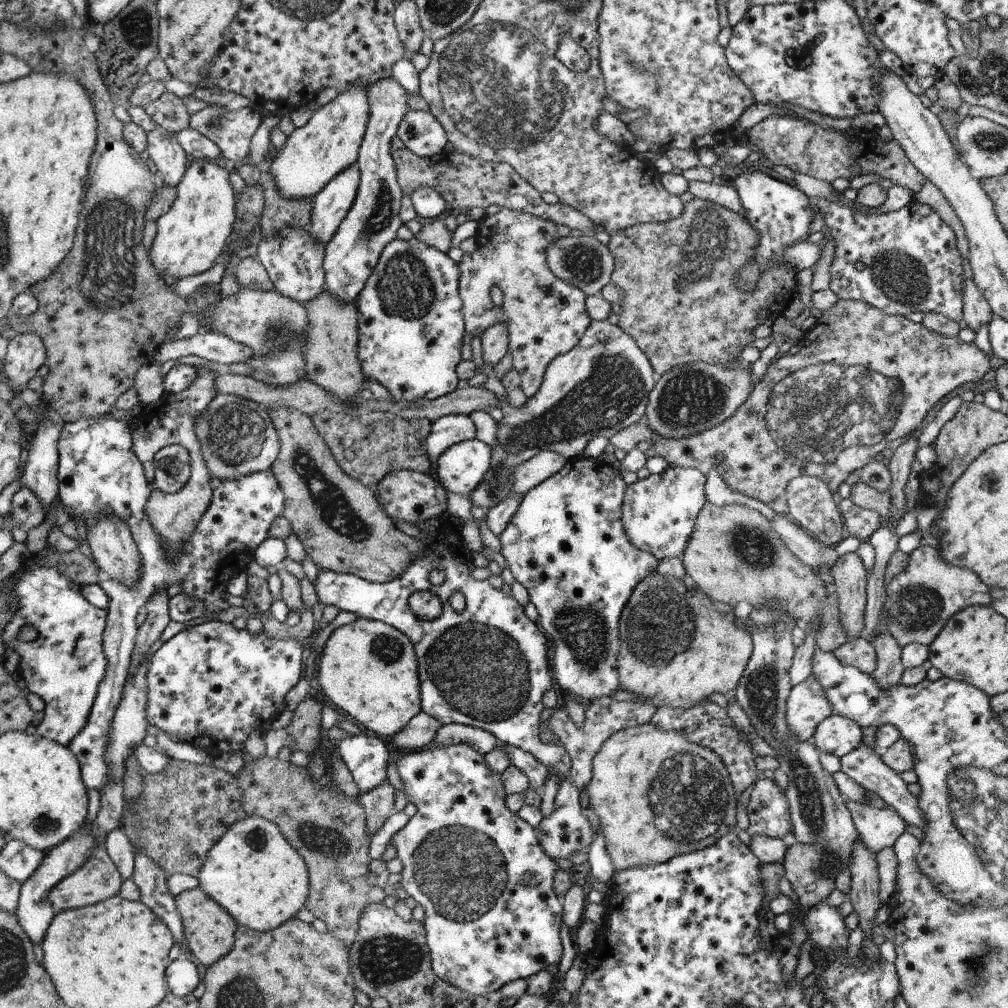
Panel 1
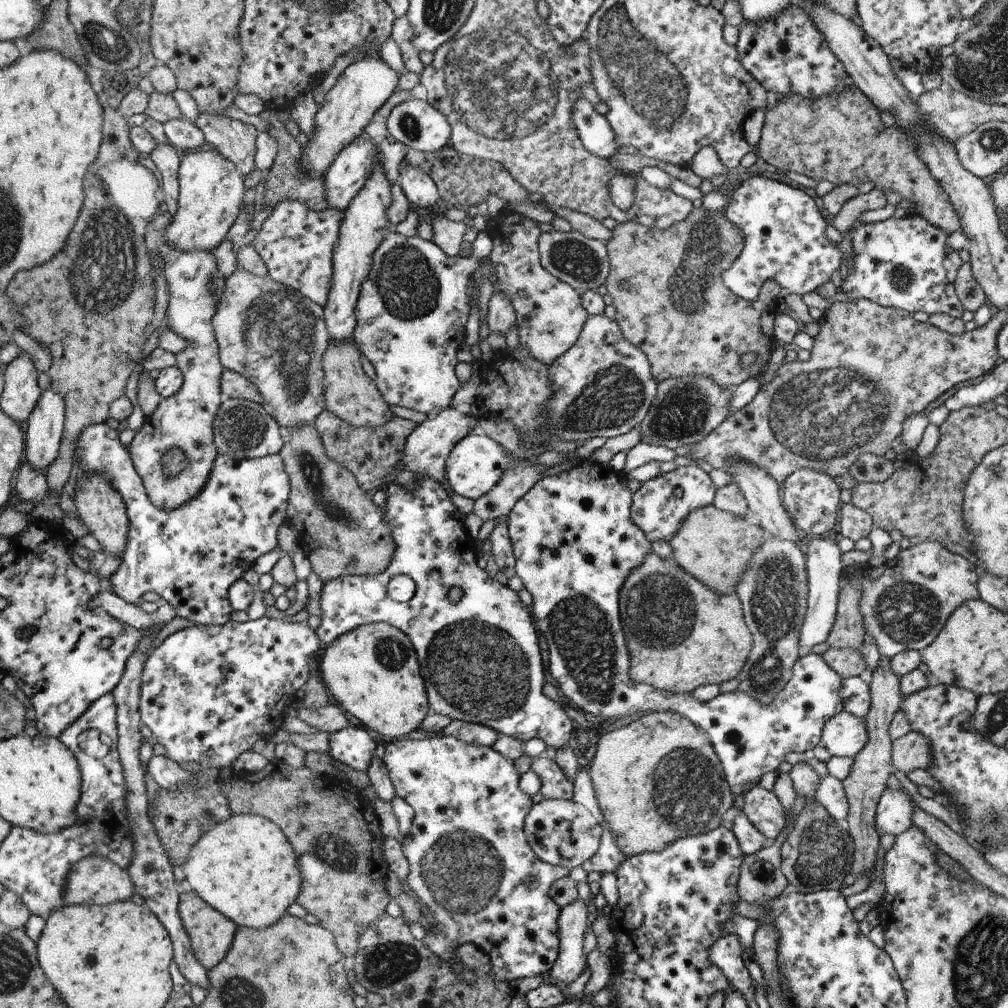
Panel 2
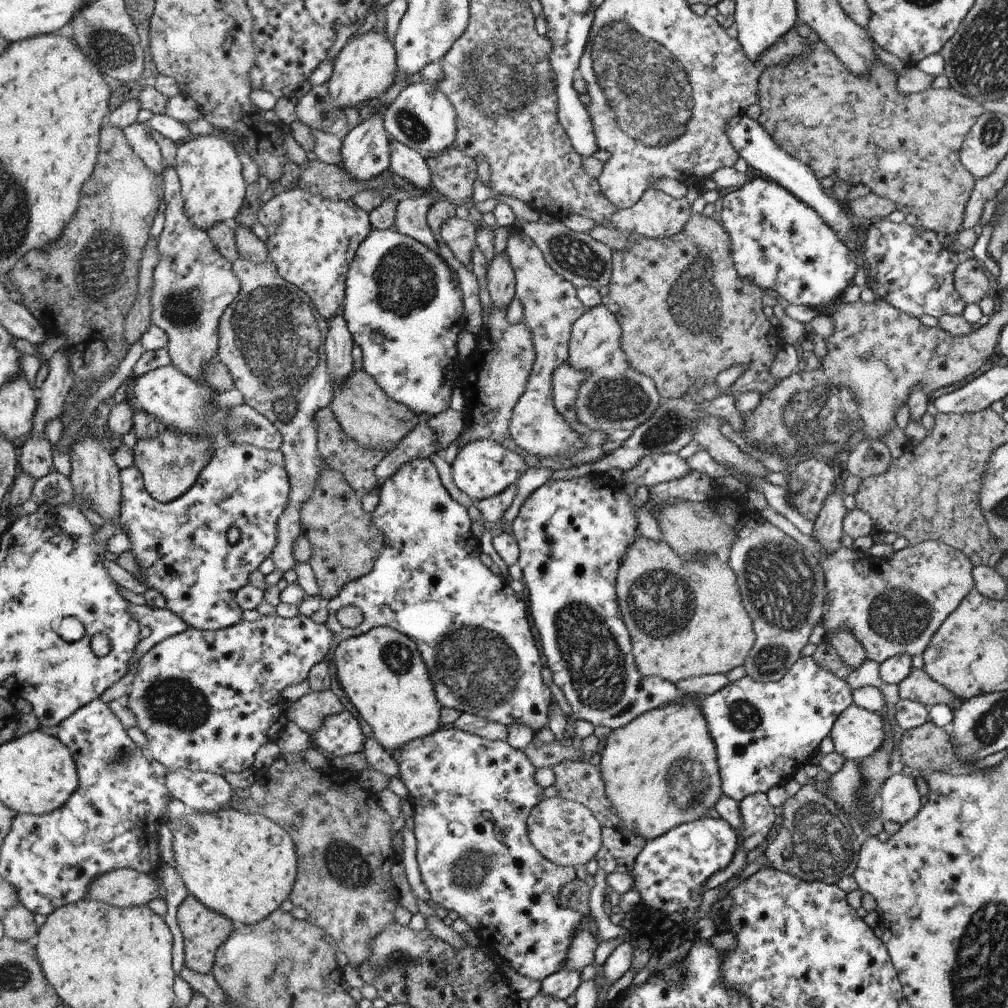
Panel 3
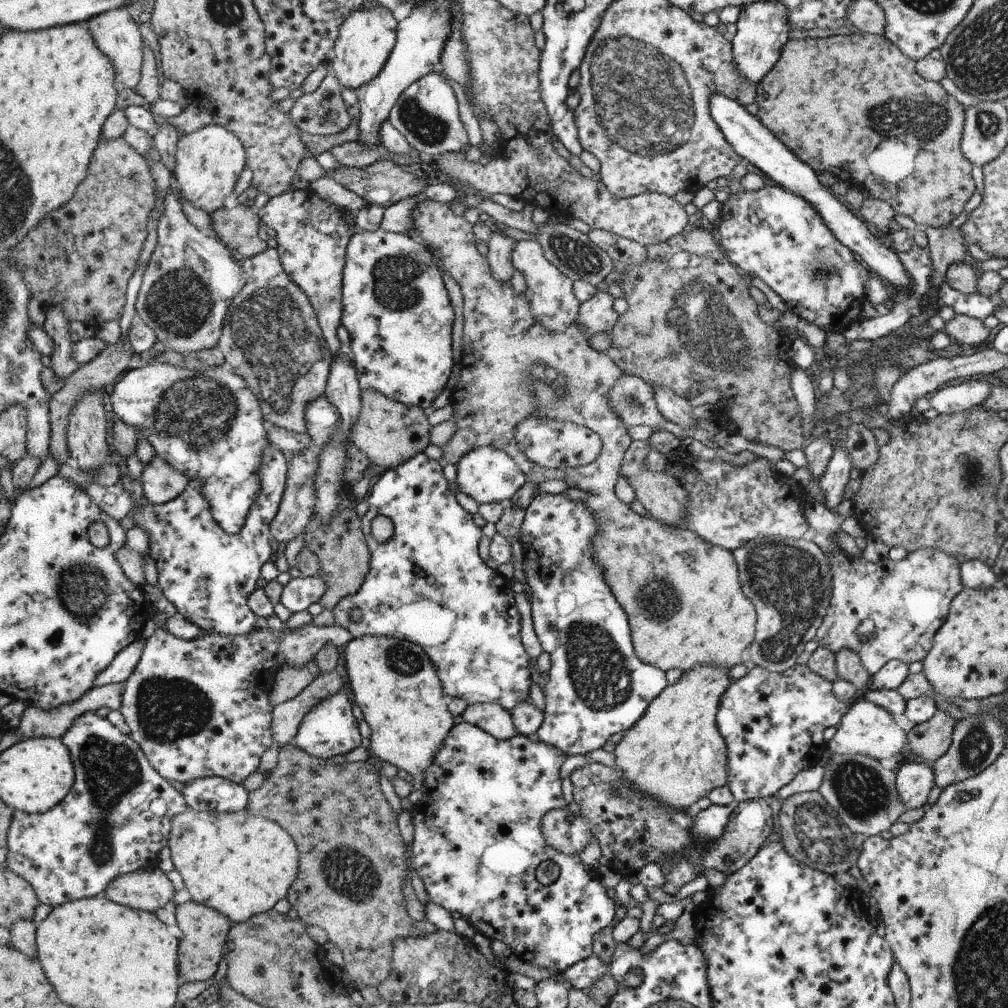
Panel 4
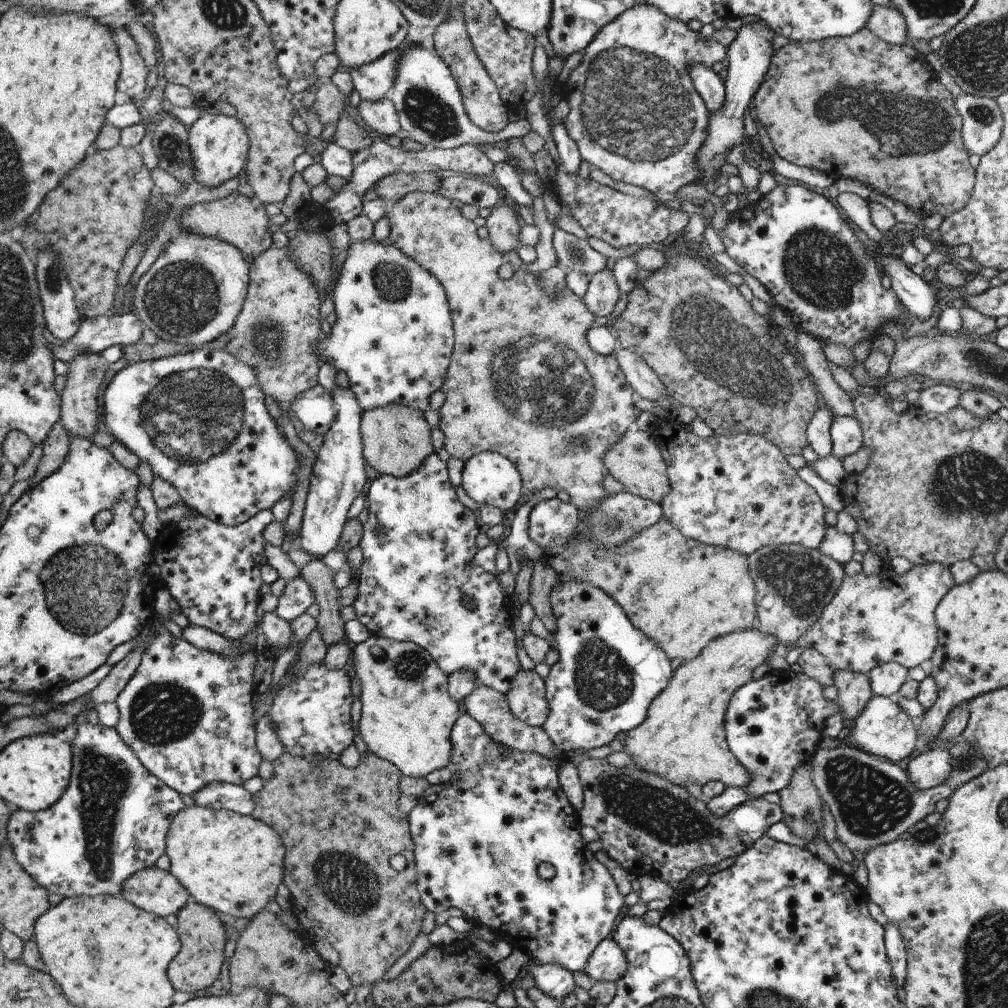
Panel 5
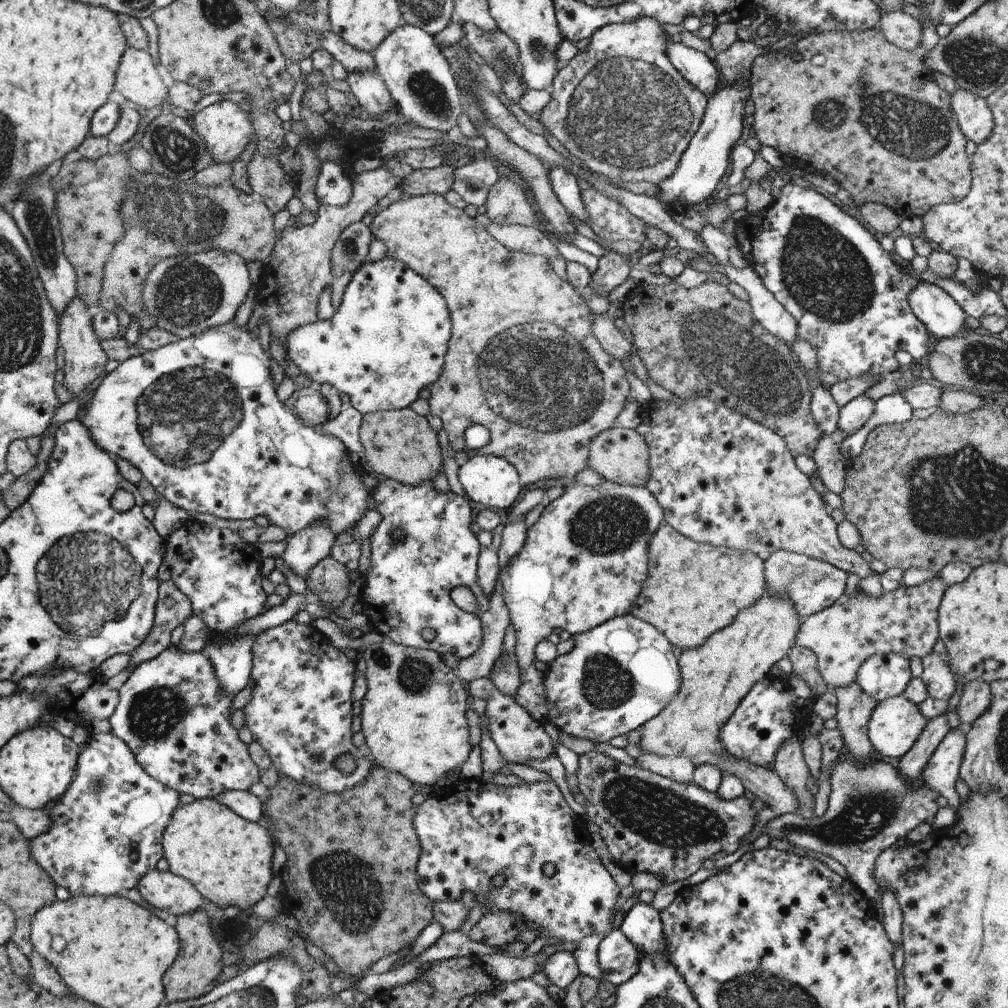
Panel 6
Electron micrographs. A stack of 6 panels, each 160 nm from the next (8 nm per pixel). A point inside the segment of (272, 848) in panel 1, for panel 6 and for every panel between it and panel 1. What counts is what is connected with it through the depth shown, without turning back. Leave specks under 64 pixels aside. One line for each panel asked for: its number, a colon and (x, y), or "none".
2: (245, 867)
3: (244, 865)
4: (239, 864)
5: (233, 864)
6: (229, 860)

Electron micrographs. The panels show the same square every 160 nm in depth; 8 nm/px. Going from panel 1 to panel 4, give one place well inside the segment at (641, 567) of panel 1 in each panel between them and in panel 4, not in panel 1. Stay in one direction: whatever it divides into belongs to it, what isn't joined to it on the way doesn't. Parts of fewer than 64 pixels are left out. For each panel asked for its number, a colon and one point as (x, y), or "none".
2: (574, 541)
3: (572, 534)
4: (773, 723)

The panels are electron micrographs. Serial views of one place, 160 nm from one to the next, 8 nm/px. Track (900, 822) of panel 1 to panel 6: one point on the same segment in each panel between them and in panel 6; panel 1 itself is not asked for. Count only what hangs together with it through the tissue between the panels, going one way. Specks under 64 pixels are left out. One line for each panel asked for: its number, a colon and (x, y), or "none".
2: (894, 812)
3: (899, 796)
4: (914, 780)
5: (930, 769)
6: (942, 770)

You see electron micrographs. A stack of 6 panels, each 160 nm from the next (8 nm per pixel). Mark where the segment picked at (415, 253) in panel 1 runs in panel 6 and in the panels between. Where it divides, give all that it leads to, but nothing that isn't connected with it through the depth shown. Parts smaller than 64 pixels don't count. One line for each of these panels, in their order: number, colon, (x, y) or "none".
2: (411, 311)
3: (403, 308)
4: (396, 309)
5: (393, 337)
6: (387, 342)

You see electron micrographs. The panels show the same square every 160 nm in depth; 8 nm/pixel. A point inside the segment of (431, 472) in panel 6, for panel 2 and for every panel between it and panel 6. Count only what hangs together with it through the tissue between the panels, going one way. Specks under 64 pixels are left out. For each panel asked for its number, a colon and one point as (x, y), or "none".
2: (350, 394)
3: (368, 415)
4: (389, 432)
5: (396, 439)

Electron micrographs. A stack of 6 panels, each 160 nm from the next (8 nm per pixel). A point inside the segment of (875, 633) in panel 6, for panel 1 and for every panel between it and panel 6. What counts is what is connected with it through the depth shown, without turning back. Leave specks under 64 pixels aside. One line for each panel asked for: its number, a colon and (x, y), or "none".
1: (919, 601)
2: (905, 608)
3: (893, 607)
4: (887, 610)
5: (872, 620)

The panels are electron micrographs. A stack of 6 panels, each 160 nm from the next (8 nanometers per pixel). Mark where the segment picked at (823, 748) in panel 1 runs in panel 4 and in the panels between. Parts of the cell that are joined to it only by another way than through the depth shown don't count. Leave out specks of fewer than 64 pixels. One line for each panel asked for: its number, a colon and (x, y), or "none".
2: (844, 735)
3: (857, 733)
4: (865, 729)

